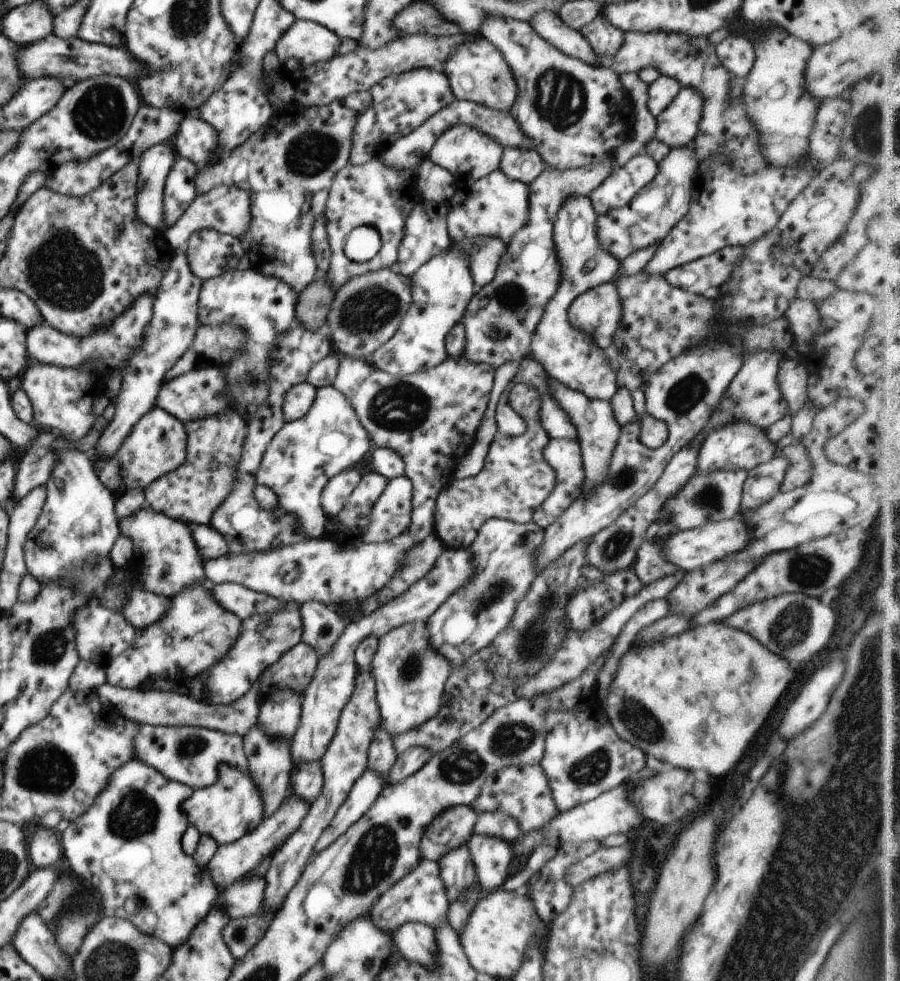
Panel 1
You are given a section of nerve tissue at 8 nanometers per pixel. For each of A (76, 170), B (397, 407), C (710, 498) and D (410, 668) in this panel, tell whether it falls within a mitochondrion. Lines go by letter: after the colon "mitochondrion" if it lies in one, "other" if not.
A: mitochondrion
B: mitochondrion
C: mitochondrion
D: mitochondrion

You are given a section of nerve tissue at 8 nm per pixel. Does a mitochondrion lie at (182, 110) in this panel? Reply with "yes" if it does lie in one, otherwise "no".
no

